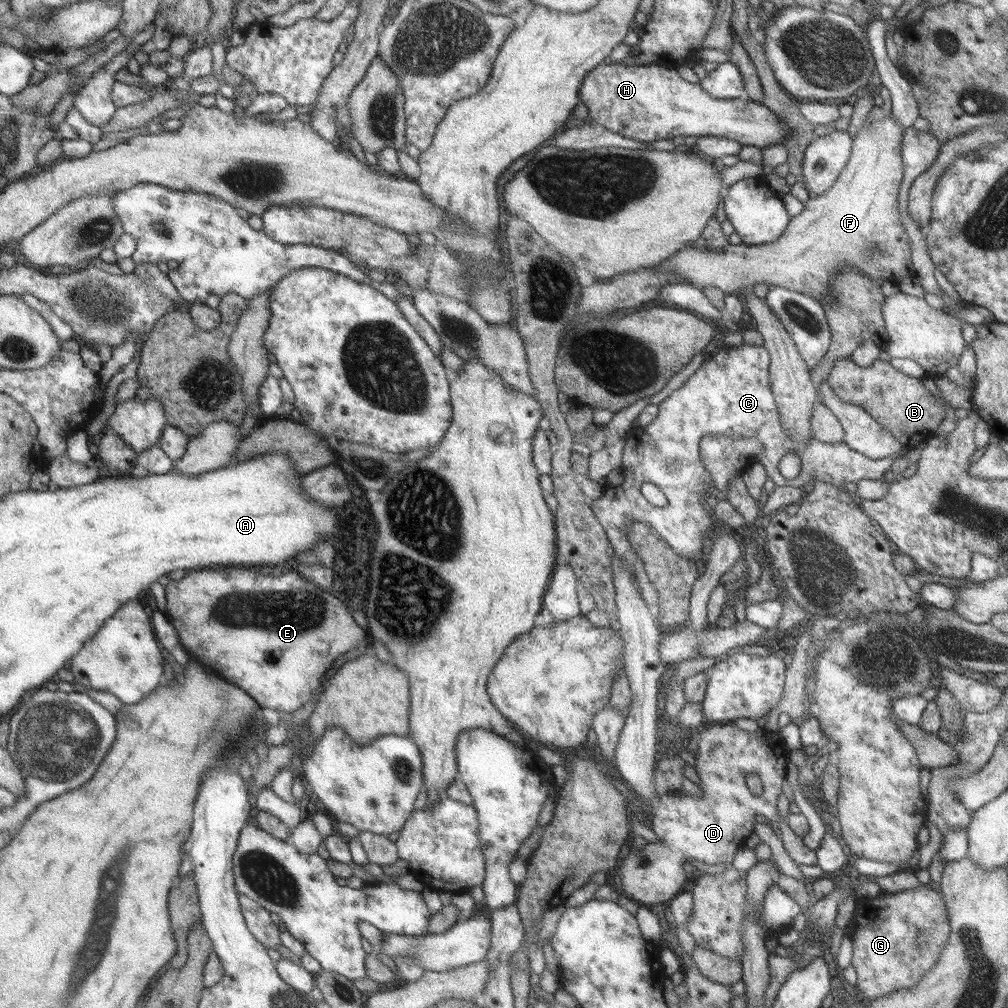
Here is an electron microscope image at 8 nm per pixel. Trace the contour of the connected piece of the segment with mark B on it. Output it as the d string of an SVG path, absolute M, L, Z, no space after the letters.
M852 359L836 360L827 380L842 402L864 407L908 450L920 448L940 428L949 409L922 384L923 379L903 374L880 359L868 367L858 366Z

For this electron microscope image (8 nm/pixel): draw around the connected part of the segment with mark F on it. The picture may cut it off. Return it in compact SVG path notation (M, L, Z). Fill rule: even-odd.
M893 114L879 120L867 118L853 140L851 160L841 176L825 194L811 196L805 202L804 210L799 216L791 217L790 224L778 240L765 245L728 242L721 251L688 246L655 268L675 272L696 289L716 286L726 294L739 297L744 289L754 284L767 284L799 291L822 302L831 280L845 266L861 270L876 282L888 280L898 286L907 276L913 276L910 248L886 248L908 246L906 232L900 232L902 216L898 216L898 190L904 168L900 158L902 130Z

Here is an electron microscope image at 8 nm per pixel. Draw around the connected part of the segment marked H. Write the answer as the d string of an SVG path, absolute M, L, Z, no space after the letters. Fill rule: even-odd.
M608 61L600 63L584 76L579 93L580 103L588 109L590 120L640 142L650 143L662 138L670 141L674 136L719 136L742 146L764 148L774 143L783 144L784 137L789 133L789 126L783 119L764 104L741 99L714 99L698 83L682 79L677 68L664 67L662 64L628 66Z

